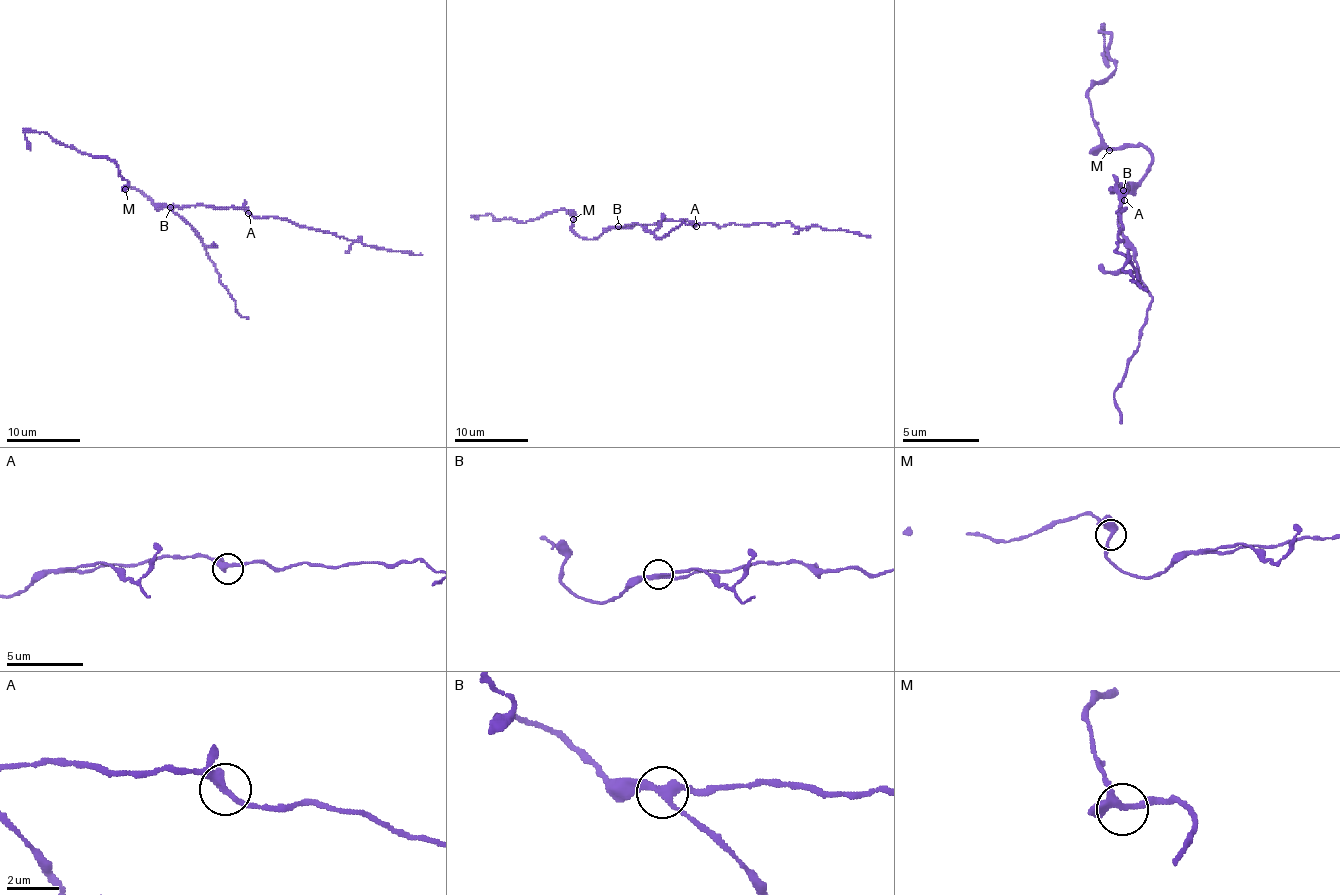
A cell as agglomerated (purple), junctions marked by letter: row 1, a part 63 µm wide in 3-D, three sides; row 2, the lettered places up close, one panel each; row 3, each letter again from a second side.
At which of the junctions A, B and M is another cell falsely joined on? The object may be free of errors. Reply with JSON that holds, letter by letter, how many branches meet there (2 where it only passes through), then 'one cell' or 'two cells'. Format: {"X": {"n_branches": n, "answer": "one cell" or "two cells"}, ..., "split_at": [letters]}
{"A": {"n_branches": 3, "answer": "one cell"}, "B": {"n_branches": 3, "answer": "two cells"}, "M": {"n_branches": 3, "answer": "one cell"}, "split_at": ["B"]}

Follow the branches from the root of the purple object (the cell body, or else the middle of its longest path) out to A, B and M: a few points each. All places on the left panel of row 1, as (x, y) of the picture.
A: (195, 205), (243, 207), (248, 213)
B: (195, 205), (169, 207)
M: (195, 205), (158, 207), (131, 187), (124, 187), (125, 189)

